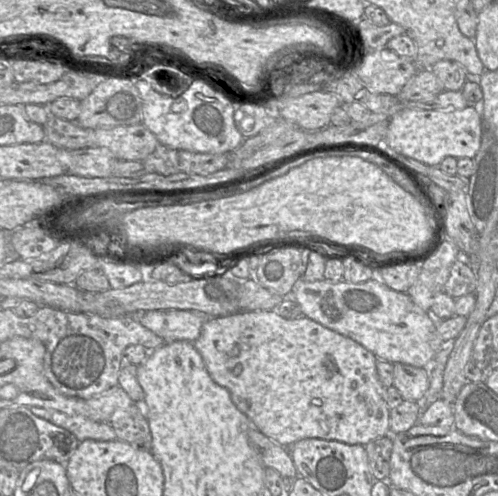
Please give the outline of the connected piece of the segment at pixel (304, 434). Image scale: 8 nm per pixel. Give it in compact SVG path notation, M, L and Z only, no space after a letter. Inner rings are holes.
M252 310L211 317L204 323L200 336L193 344L201 354L212 379L229 391L232 401L249 418L251 426L258 429L273 442L289 449L289 453L292 444L305 438L336 440L348 445L366 445L377 438L390 435L390 409L387 406L387 388L382 385L376 370L378 358L353 339L333 331L305 315L295 319L286 319L277 310Z

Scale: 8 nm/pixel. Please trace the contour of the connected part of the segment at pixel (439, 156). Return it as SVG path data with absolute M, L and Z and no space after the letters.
M469 105L457 110L403 109L391 118L383 145L430 167L438 167L449 156L473 159L480 148L482 134L479 106Z

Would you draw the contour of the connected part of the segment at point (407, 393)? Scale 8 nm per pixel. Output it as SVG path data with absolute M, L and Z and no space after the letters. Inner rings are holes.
M393 363L393 385L403 400L416 401L424 397L429 388L429 374L425 368Z

